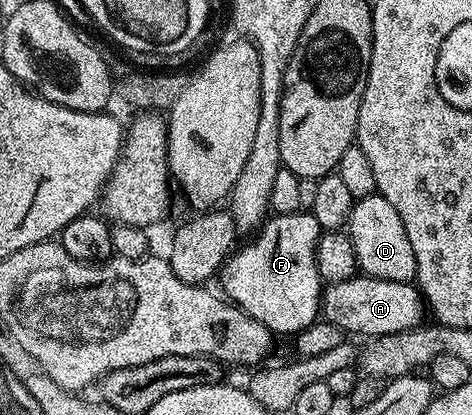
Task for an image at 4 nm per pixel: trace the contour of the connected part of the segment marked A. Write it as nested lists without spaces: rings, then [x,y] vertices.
[[[356,274],[339,284],[329,284],[323,292],[323,316],[331,324],[338,324],[346,333],[358,332],[361,338],[383,334],[410,332],[422,327],[421,315],[427,312],[427,304],[416,283],[375,280],[371,276]]]

